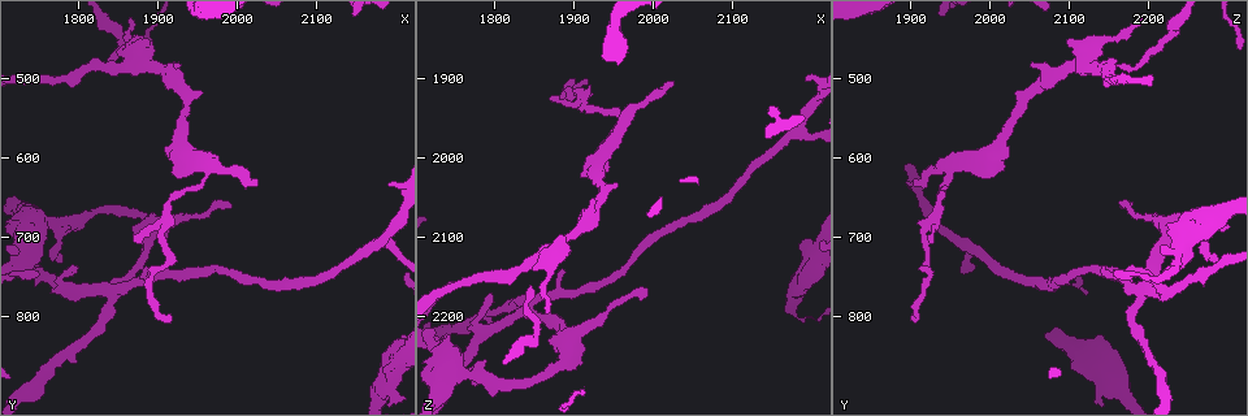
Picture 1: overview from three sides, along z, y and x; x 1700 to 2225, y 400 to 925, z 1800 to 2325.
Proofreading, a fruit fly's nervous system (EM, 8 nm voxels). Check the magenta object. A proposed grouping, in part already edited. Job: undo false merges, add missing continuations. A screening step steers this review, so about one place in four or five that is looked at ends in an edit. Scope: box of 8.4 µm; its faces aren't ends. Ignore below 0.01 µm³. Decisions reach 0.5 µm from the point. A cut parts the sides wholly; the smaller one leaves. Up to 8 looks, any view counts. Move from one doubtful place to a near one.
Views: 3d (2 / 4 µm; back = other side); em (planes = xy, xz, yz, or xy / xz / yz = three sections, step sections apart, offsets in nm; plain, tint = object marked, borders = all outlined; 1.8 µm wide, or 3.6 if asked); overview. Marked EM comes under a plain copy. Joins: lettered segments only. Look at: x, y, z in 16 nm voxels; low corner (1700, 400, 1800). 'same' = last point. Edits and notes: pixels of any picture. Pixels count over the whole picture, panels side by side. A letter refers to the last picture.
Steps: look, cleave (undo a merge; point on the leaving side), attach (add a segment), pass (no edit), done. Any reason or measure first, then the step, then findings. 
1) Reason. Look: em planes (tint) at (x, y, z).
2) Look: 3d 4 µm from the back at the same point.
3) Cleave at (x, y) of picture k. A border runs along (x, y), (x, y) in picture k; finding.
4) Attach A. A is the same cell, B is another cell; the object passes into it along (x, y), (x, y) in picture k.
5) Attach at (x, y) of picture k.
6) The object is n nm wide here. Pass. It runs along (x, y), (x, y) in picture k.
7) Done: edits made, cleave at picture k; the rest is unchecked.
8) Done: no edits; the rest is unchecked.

Three arms meet. Look: 3d 4 µm at (1875, 475, 2115).

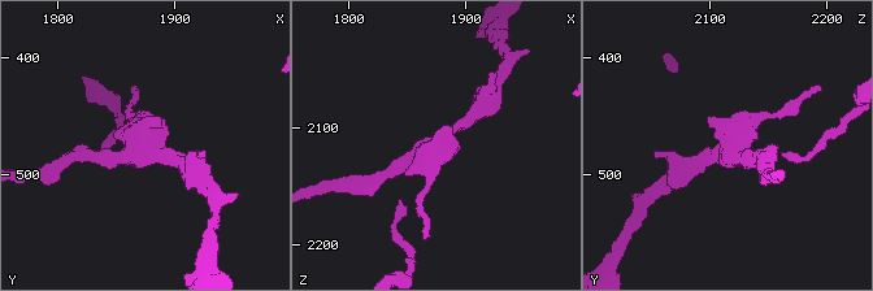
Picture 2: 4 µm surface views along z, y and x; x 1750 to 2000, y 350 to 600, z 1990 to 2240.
3 arms meet here. Look: em planes (borders) at (1878, 476, 2112).

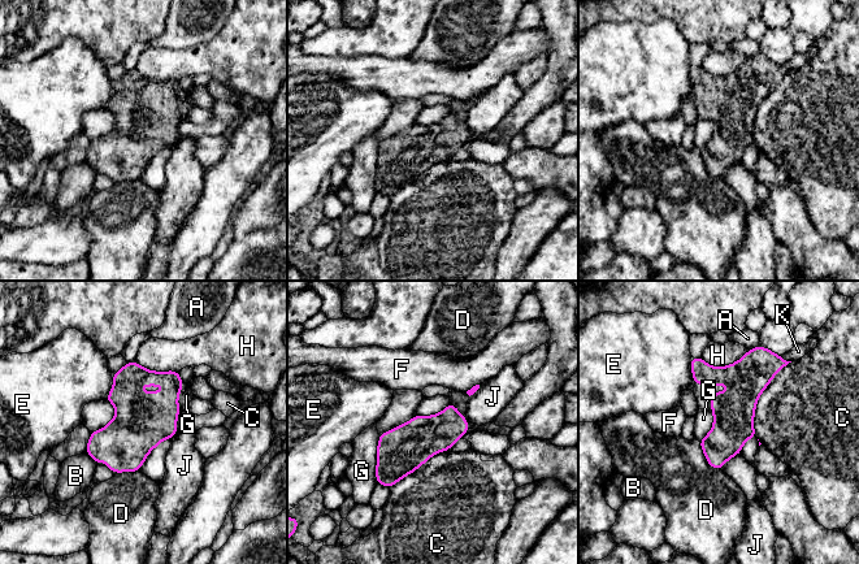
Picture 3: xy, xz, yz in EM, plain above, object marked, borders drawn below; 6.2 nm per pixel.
Pass. A, B, C, D, E, F, G, H, J and K are other cells; a border runs along (380, 435), (376, 456), (376, 484) in picture 3; continuous, no second cell.

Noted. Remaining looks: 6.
Two arms in line, one across. Look: 3d 4 µm at (1960, 600, 1955).

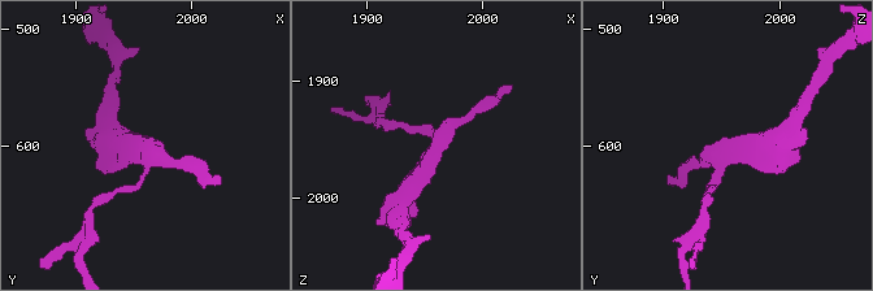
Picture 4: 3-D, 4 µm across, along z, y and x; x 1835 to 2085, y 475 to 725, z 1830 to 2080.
Now the EM. Look: em xy step 16 (borders) at (1960, 602, 1956).

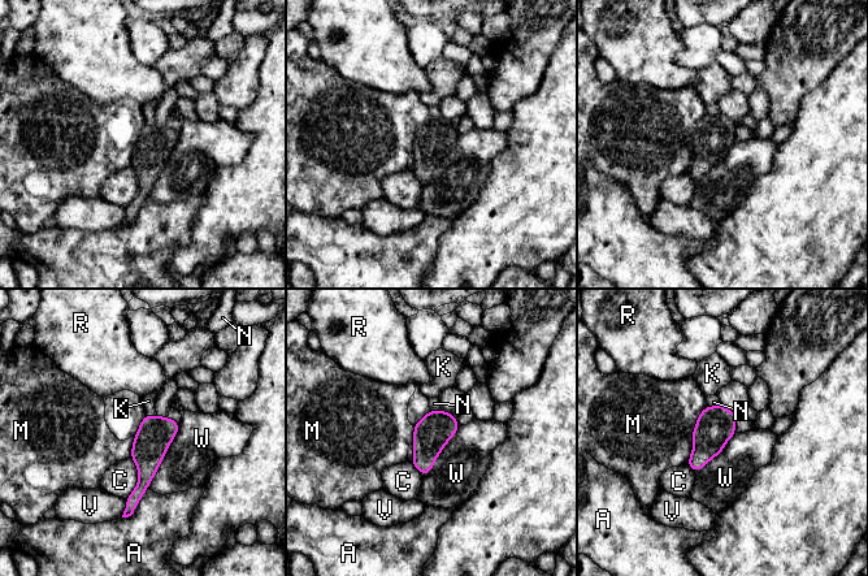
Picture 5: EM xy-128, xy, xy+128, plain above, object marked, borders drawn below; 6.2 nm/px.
Cut it another way. Look: em planes (borders) at the same point.

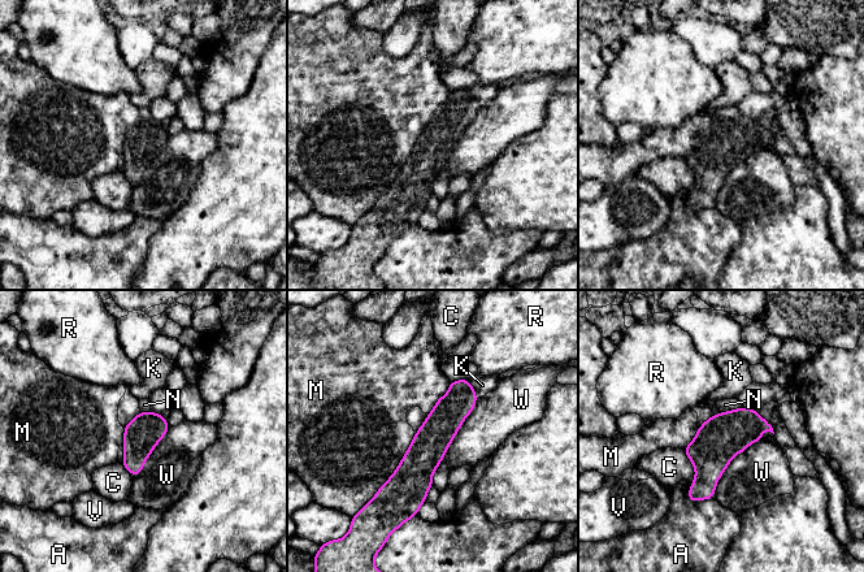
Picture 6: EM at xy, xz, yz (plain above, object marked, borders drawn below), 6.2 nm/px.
The longest contact is with M, 500 nm. Pass. A, C, K, M, N, R, V and W are other cells; it runs along (465, 382), (415, 471), (413, 511) in picture 6; continuous, no second cell.

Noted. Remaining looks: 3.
Looks like a crossing. Look: em planes (borders) at (1840, 765, 2195).

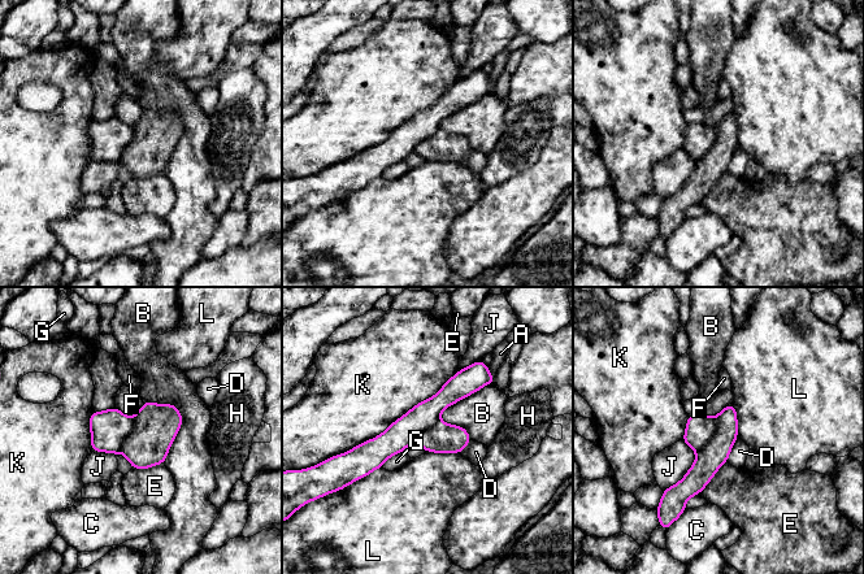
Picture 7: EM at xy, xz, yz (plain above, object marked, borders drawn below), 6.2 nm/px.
The object is 240 nm wide here. Cleave at (699, 427) of picture 7. A, B, C, D, E, F, G, H, J, K and L are other cells; the part that leaves runs along (485, 381), (455, 388), (361, 473) in picture 7; a second cell is stuck on.

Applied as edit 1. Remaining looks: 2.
Done: edits made, cleave at picture 7; the rest is unchecked.

